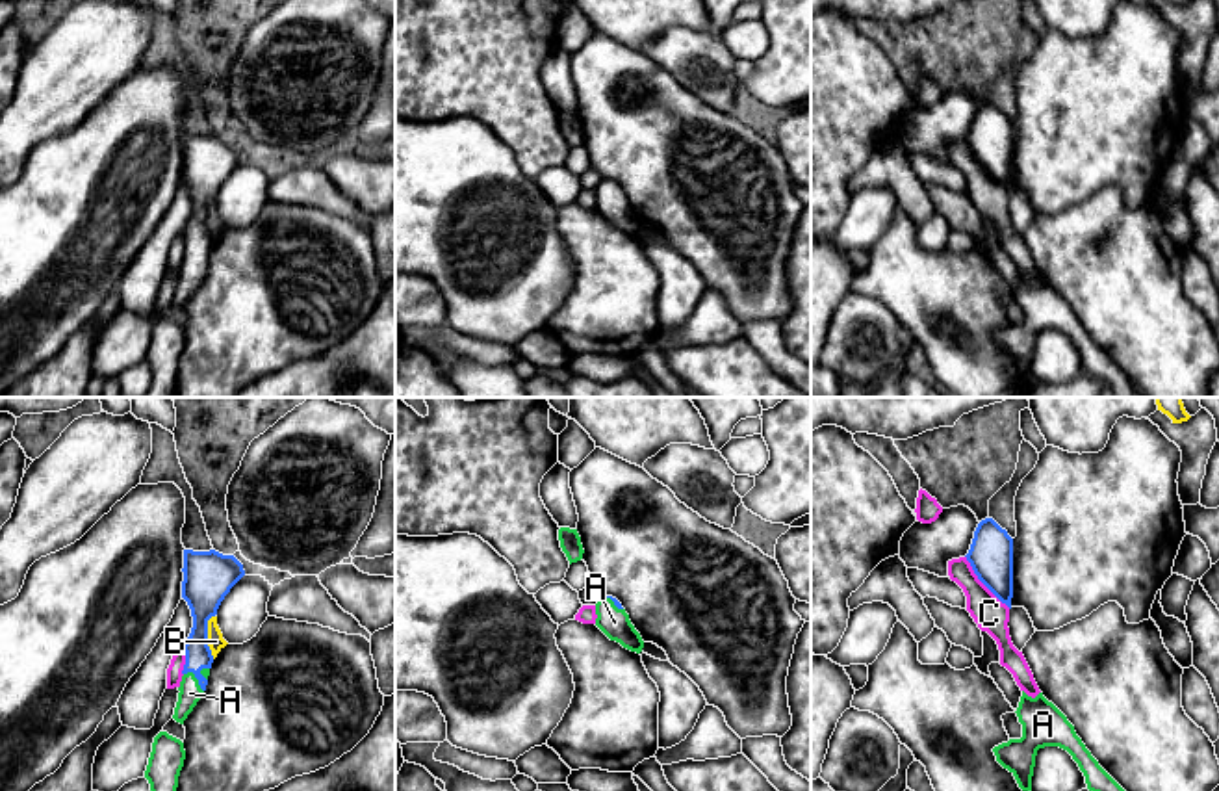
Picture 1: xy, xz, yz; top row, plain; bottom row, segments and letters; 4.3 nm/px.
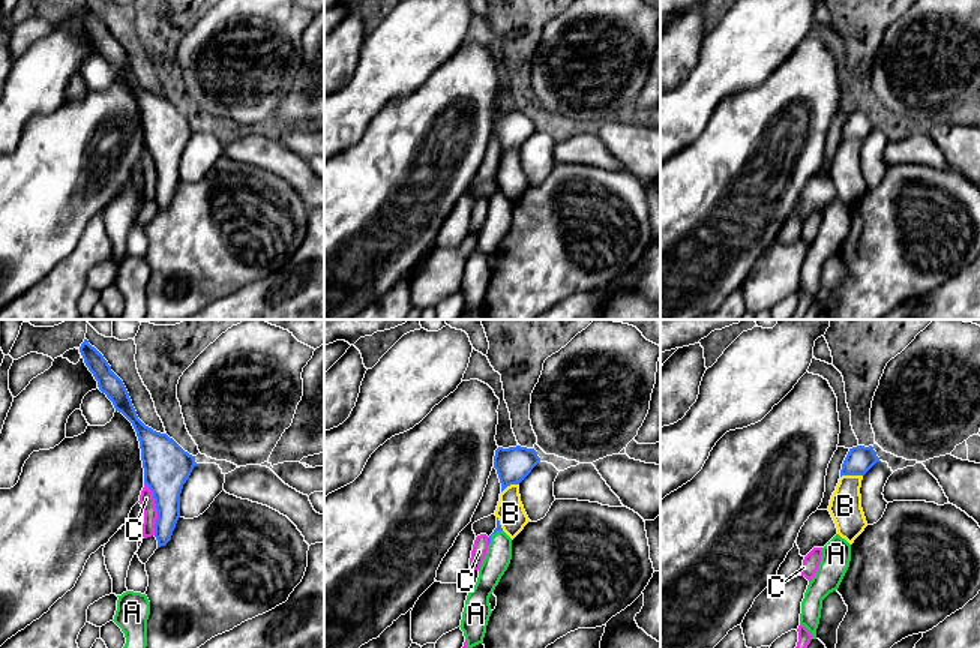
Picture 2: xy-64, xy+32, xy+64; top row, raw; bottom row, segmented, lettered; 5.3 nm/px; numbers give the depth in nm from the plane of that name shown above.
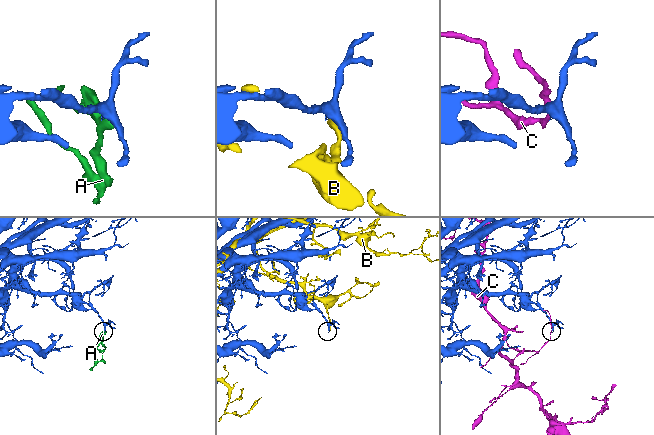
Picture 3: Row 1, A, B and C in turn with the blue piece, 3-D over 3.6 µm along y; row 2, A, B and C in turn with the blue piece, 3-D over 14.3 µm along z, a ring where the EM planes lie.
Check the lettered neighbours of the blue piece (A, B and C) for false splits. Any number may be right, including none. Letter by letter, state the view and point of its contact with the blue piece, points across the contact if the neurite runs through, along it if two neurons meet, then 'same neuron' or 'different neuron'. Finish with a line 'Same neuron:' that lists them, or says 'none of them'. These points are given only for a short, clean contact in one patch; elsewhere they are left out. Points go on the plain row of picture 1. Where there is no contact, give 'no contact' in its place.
A: xy (195, 260) | across xy (199, 240), (195, 260), (190, 277) | same neuron
B: xy (206, 221) | different neuron
C: yz (984, 168) | different neuron
Same neuron: A

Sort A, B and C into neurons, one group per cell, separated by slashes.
A / B / C

